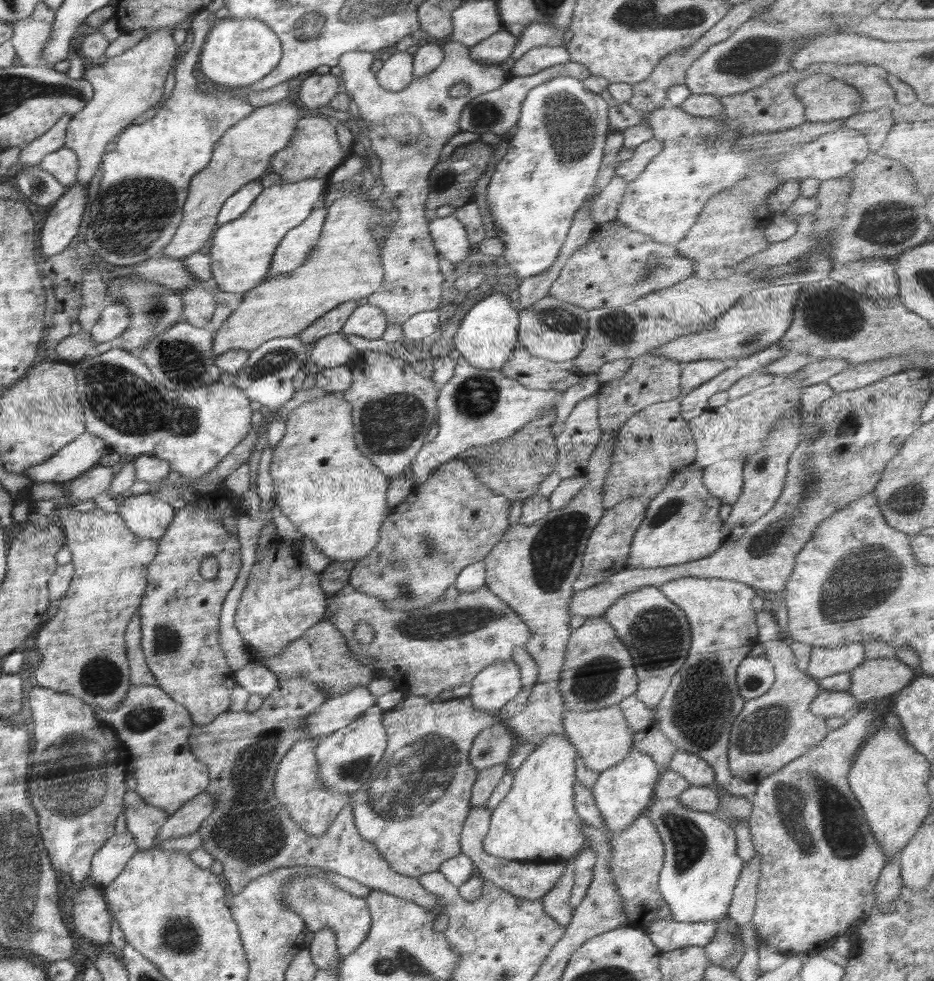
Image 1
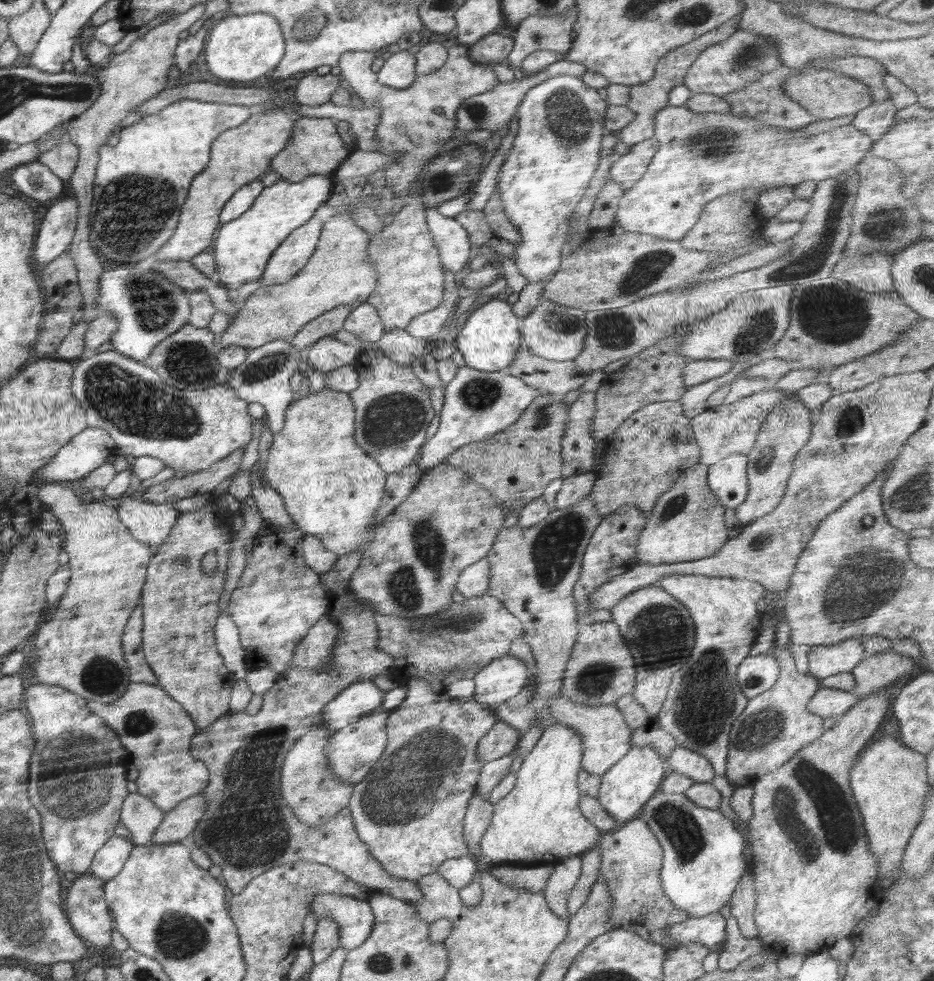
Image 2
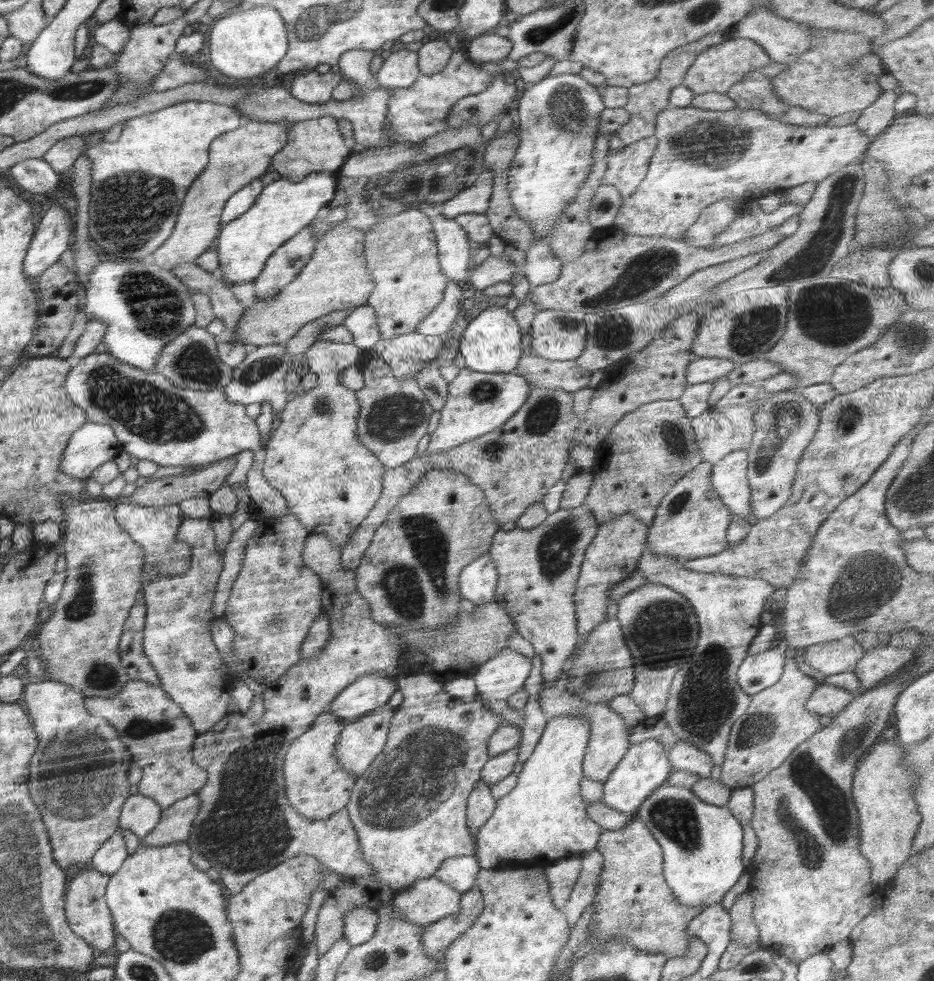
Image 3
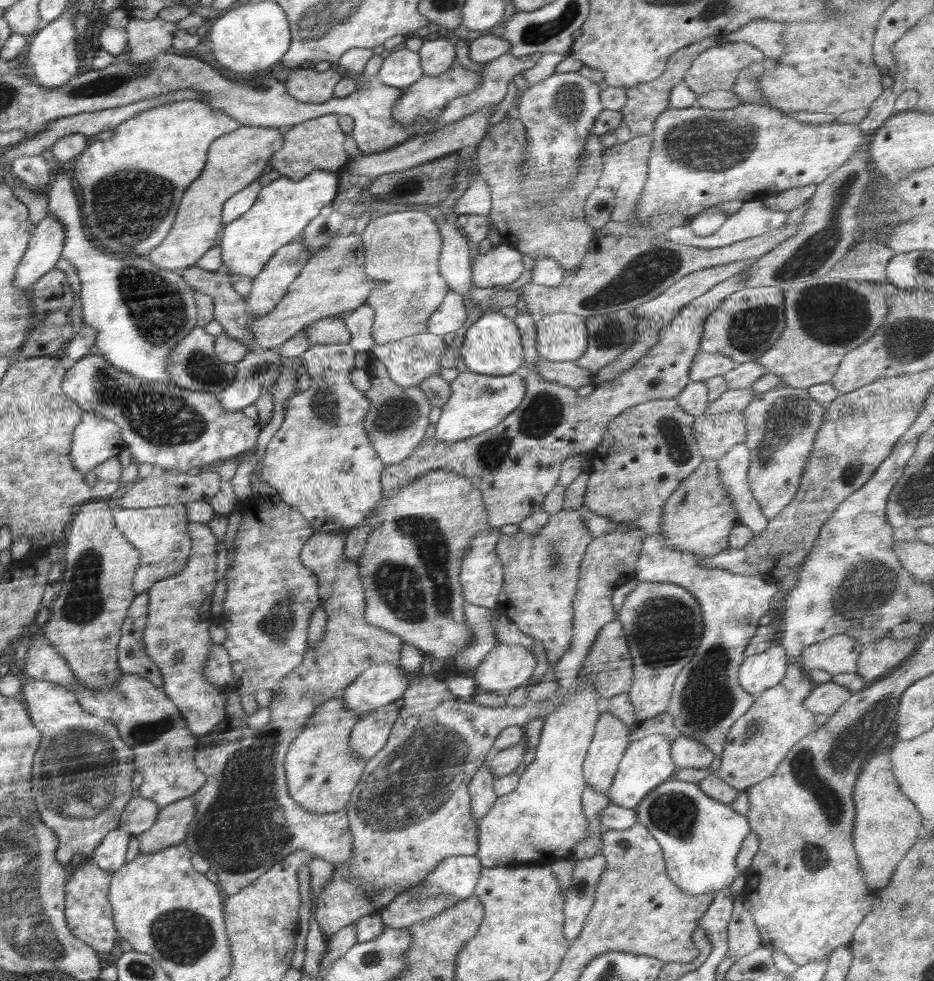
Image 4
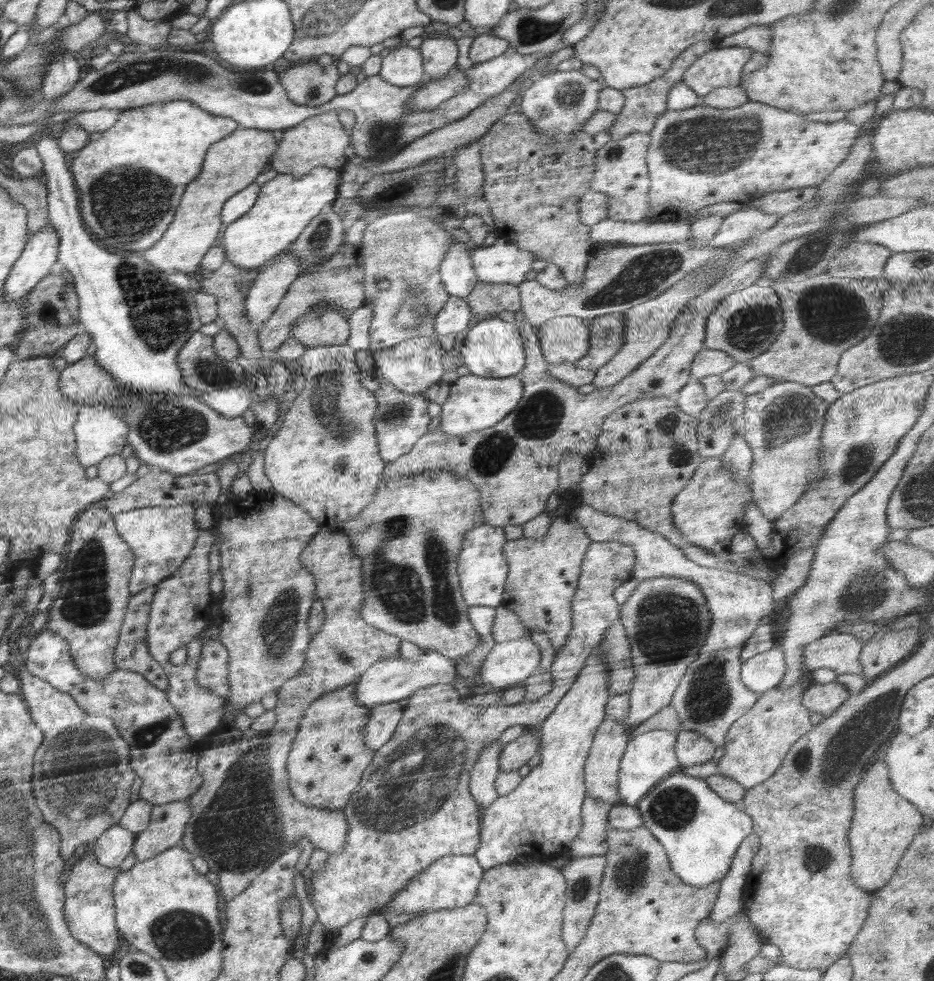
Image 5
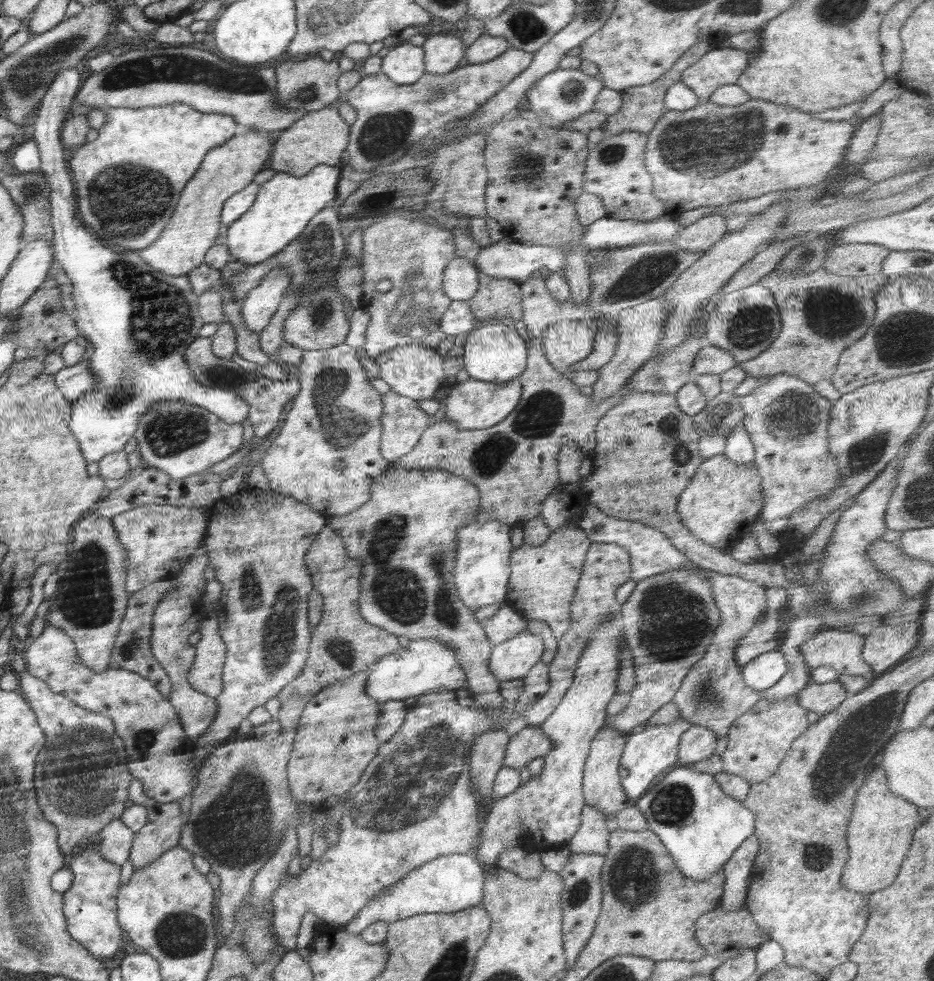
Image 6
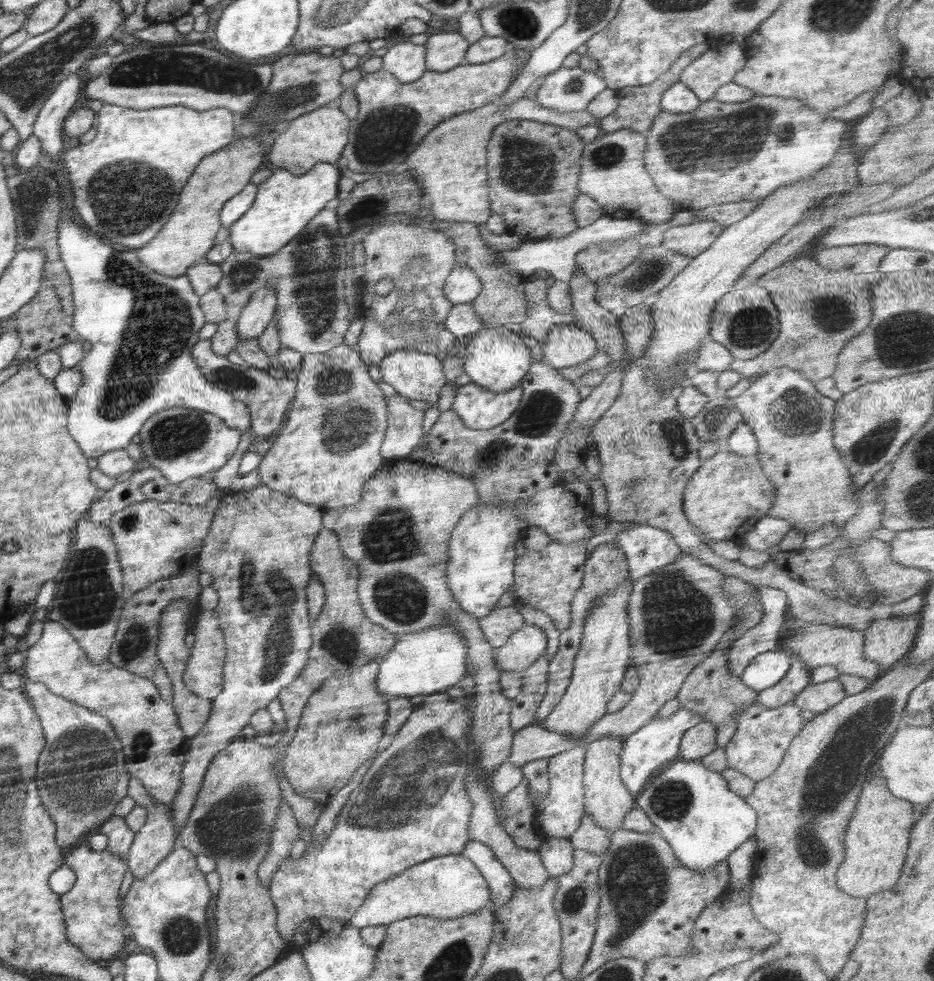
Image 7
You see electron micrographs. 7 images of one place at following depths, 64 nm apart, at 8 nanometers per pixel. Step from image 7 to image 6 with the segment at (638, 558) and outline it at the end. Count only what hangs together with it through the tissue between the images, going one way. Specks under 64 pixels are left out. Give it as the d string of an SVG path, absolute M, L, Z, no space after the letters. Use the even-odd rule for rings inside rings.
M588 504L583 508L578 521L579 527L592 543L608 542L623 546L630 557L631 578L634 581L642 581L656 574L696 566L688 561L686 556L679 552L675 546L672 546L670 538L662 534L662 531L646 526L644 523L608 516L595 506Z

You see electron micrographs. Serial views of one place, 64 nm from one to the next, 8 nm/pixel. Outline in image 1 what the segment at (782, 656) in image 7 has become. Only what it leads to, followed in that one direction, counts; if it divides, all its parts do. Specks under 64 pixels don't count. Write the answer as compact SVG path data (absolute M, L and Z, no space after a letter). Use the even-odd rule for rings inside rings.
M763 655L746 657L737 668L738 691L746 701L765 694L775 682L772 663Z

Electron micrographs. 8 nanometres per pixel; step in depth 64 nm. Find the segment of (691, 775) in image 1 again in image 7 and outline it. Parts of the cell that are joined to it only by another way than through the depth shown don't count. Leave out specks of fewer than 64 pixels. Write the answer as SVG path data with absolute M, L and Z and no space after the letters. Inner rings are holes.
M704 720L689 728L679 744L679 758L700 760L717 748L717 726Z

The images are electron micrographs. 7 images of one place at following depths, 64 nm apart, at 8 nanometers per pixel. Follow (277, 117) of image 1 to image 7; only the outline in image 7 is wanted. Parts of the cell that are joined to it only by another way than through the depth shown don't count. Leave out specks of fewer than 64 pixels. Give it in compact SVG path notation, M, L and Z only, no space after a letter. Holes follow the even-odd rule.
M254 138L235 140L224 150L205 156L190 175L180 194L180 202L172 212L172 218L150 242L135 249L137 257L155 273L166 276L182 276L188 267L215 245L220 230L220 212L227 200L251 183L252 175L259 170L264 158L264 148Z

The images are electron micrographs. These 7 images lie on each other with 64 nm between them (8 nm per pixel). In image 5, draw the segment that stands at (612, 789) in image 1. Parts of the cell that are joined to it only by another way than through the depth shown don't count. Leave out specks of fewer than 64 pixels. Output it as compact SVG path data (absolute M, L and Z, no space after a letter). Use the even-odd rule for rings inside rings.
M681 727L677 730L651 730L629 739L619 766L617 784L617 793L622 804L636 807L638 801L642 800L662 778L681 768L675 753L675 742L680 731Z

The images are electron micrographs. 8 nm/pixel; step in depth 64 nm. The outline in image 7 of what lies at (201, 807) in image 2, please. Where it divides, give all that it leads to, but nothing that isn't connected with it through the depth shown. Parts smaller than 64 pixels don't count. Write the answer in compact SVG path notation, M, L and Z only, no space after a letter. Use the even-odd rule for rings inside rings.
M133 776L130 779L130 788L127 795L133 798L136 805L143 806L148 813L148 818L141 830L138 830L136 833L136 837L134 838L133 844L130 845L129 854L127 855L133 878L139 879L151 873L153 868L173 851L177 846L176 832L178 831L174 830L175 824L171 817L172 804L164 805L151 796L148 796L143 784Z

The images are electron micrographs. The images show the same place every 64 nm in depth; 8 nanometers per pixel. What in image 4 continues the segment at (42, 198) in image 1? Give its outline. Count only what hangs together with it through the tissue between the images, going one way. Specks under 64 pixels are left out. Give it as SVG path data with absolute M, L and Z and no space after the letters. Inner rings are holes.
M21 156L11 162L12 172L19 181L40 191L48 190L53 181L49 162L40 156Z

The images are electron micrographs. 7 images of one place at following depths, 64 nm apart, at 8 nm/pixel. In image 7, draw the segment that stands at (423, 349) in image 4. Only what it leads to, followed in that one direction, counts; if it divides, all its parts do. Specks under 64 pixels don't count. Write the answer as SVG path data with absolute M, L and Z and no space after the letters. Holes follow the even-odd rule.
M396 349L394 352L390 352L379 364L382 380L390 384L390 386L393 386L397 394L405 398L423 400L424 402L429 402L433 406L427 411L424 411L423 436L414 449L425 449L427 445L427 432L434 426L434 423L442 414L437 406L438 392L440 392L440 388L444 386L447 380L446 375L444 375L442 371L442 366L443 364L440 363L437 356L406 349Z

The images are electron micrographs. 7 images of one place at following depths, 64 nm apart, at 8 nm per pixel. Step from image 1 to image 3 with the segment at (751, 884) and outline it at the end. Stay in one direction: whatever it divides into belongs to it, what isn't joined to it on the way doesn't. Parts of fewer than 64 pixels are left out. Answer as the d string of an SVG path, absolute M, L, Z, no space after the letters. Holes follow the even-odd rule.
M745 891L739 894L729 910L731 916L731 940L742 946L759 942L759 928L753 917L754 899Z

